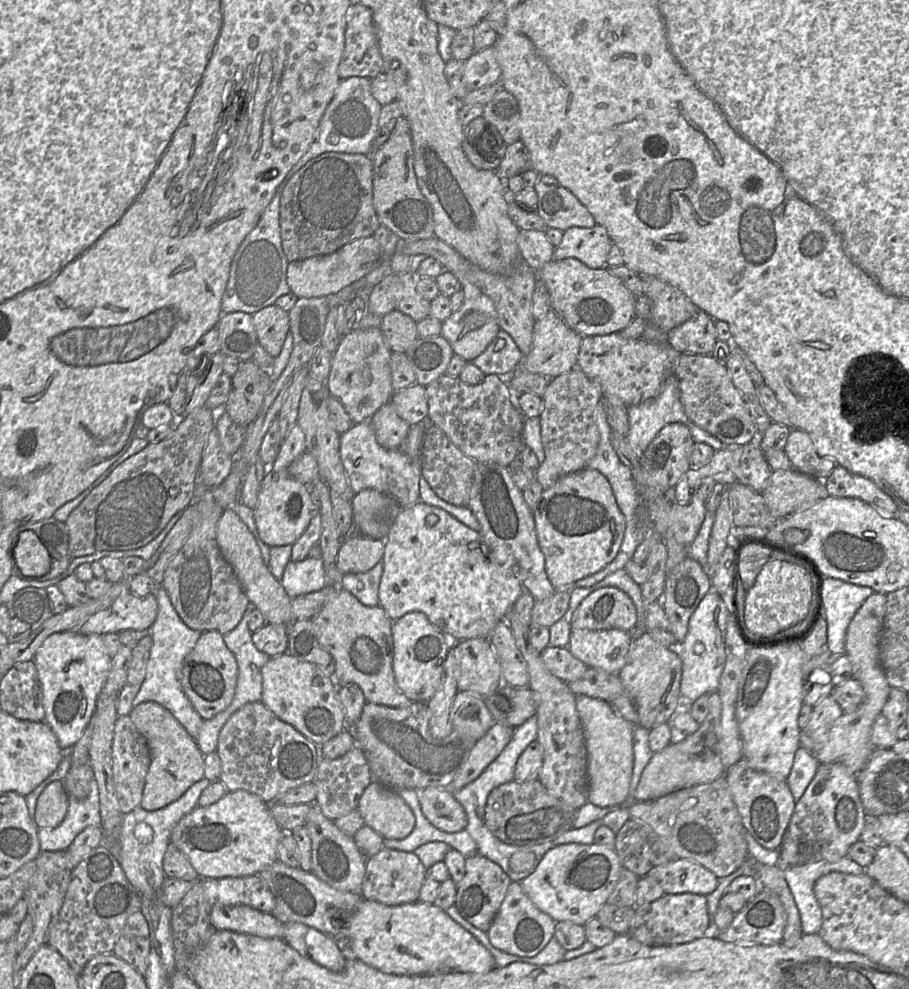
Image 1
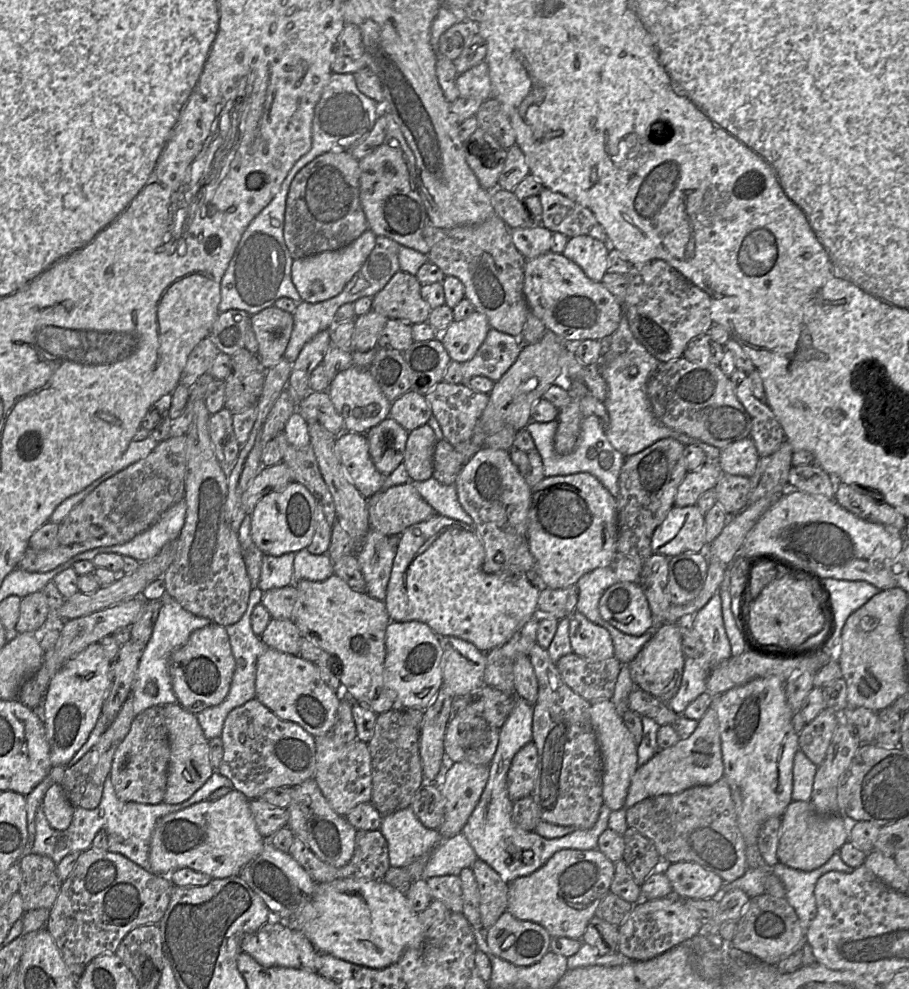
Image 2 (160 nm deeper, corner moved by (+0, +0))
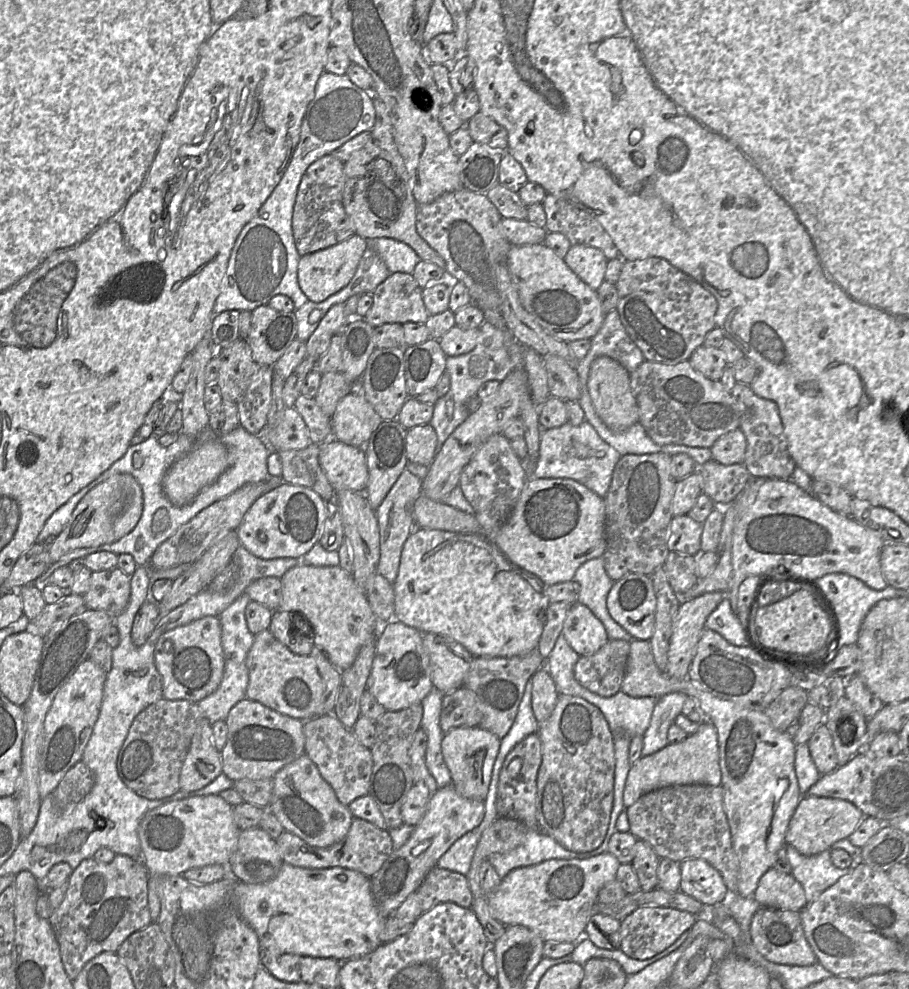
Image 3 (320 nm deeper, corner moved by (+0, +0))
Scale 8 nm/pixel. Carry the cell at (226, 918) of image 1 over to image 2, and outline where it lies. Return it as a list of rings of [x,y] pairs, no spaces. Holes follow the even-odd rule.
[[[271,919],[256,932],[247,934],[241,941],[241,950],[264,967],[286,967],[315,970],[317,950],[300,932],[290,928],[285,921]]]

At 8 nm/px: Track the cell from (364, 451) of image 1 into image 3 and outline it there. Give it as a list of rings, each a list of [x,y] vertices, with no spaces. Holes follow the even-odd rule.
[[[334,438],[318,445],[321,468],[334,491],[365,492],[368,469],[364,448],[348,445]]]

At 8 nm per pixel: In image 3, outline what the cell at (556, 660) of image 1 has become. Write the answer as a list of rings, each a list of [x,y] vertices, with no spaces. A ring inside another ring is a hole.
[[[609,639],[594,654],[579,657],[574,667],[575,679],[602,697],[615,695],[621,691],[629,650],[629,641]]]

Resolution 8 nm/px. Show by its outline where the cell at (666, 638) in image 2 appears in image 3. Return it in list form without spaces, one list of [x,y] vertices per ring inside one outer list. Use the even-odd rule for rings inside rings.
[[[716,591],[682,600],[673,621],[664,673],[677,679],[687,677],[706,619],[725,597],[725,592]]]

